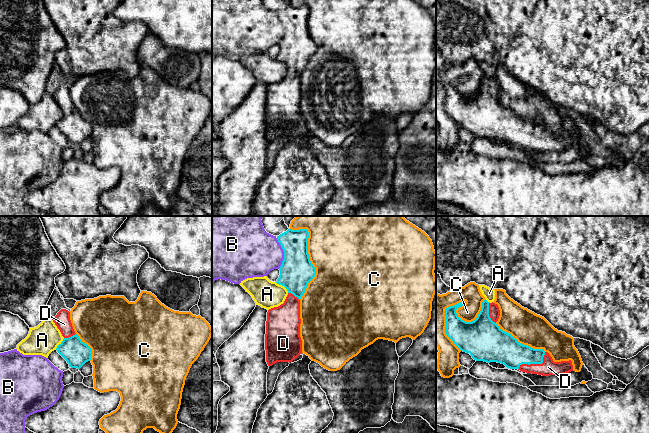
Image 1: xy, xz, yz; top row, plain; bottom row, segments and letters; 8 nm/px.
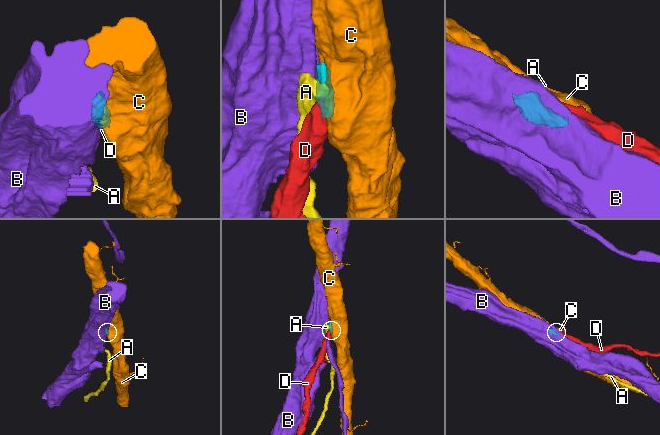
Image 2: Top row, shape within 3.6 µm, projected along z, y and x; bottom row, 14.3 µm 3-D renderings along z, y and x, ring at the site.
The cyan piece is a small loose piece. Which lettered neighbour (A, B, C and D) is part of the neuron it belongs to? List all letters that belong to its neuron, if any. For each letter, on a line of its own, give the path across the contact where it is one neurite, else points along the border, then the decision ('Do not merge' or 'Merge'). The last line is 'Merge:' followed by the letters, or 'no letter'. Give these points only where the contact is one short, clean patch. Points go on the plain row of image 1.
A: Do not merge
B: Do not merge
C: Do not merge
D: Merge
Merge: D

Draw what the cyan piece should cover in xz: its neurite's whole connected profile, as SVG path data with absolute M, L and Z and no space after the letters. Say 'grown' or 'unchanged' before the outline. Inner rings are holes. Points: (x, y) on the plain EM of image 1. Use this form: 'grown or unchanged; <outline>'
grown; M288 5L277 12L284 35L276 59L284 62L288 71L283 80L267 88L265 126L269 143L277 138L290 139L302 129L300 75L316 50L308 30L308 14L307 5Z

